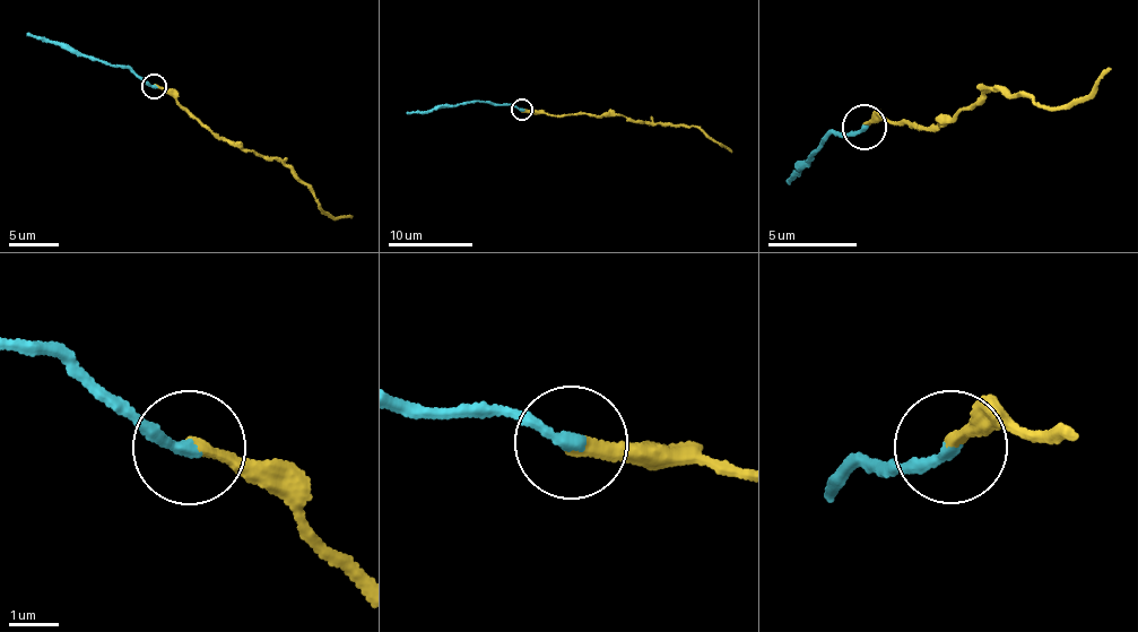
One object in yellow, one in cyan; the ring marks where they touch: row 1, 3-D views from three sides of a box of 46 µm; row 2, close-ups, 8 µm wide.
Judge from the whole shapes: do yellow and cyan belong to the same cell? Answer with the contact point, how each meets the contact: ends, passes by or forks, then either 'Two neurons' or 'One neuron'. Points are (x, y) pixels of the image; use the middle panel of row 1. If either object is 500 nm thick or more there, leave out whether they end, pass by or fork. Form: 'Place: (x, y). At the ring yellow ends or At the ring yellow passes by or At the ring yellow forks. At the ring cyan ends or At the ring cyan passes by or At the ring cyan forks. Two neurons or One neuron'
Place: (522, 110). At the ring yellow ends. At the ring cyan ends. One neuron

